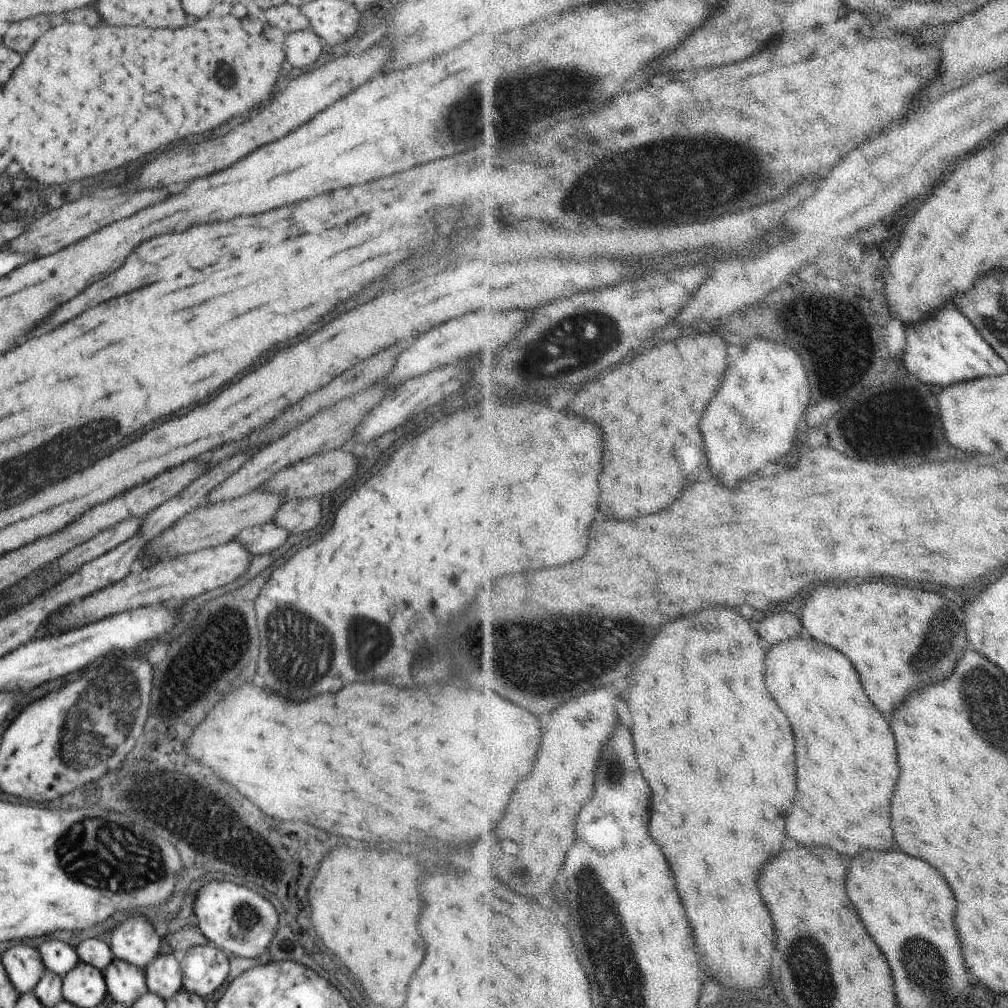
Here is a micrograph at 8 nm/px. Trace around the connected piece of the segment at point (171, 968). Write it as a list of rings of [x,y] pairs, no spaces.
[[[174,954],[155,956],[143,970],[150,992],[160,995],[164,1000],[177,994],[183,989],[183,972],[180,968],[180,958]]]

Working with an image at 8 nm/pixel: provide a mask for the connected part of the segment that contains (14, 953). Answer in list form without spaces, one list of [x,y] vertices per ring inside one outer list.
[[[16,944],[8,948],[2,956],[4,956],[2,964],[18,994],[32,991],[46,970],[38,950],[26,944]]]

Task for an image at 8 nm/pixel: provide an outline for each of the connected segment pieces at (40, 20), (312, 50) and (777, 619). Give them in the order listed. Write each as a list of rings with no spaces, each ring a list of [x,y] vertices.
[[[34,16],[34,18],[14,22],[4,34],[4,44],[16,50],[18,54],[26,54],[30,46],[36,42],[36,38],[40,38],[48,28],[50,28],[48,16]]]
[[[310,28],[288,34],[284,40],[284,52],[286,62],[294,68],[308,69],[316,62],[320,53],[324,50],[320,44],[320,37]]]
[[[792,612],[774,614],[760,622],[760,636],[762,644],[766,644],[766,650],[770,650],[780,642],[798,638],[802,632],[804,632],[804,622]]]

